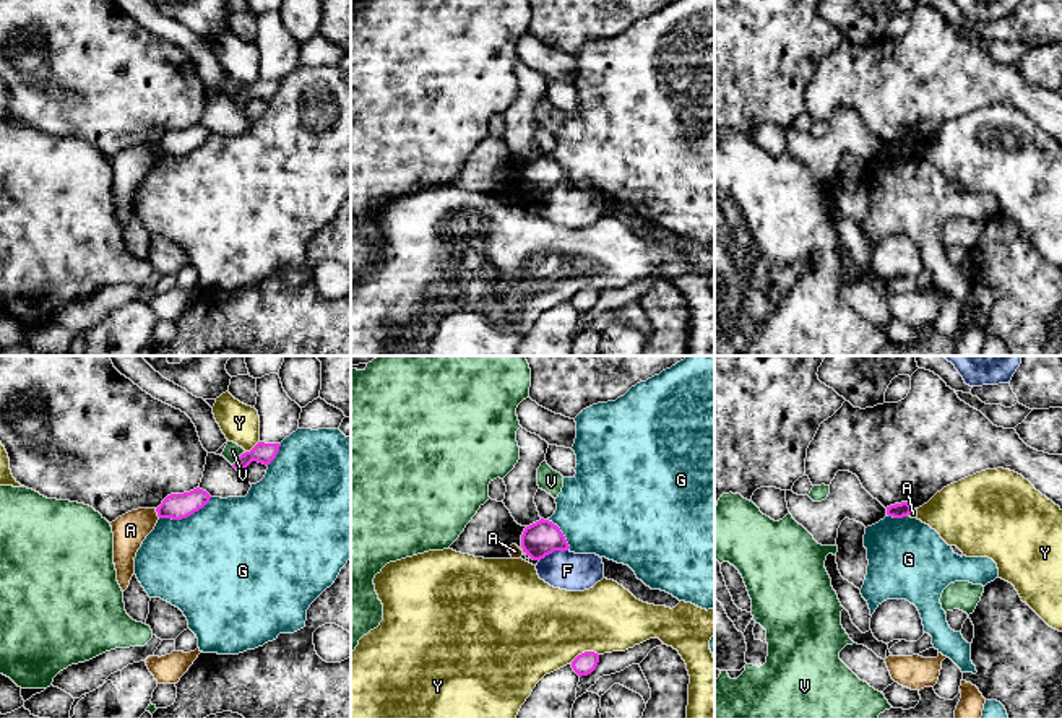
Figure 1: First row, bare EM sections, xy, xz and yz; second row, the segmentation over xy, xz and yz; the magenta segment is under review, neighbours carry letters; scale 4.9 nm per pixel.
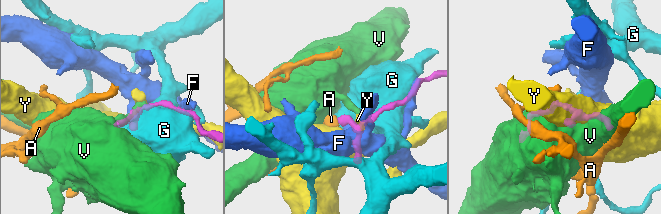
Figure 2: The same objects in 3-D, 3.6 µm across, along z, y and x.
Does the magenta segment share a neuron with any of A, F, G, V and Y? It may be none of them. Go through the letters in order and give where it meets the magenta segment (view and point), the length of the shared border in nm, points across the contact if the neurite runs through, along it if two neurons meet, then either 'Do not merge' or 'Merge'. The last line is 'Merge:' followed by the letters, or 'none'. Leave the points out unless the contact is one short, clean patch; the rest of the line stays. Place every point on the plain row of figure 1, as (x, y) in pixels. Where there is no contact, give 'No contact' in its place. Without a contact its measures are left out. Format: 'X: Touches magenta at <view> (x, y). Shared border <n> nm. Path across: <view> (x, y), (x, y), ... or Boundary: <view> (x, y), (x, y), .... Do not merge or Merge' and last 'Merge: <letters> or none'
A: Touches magenta at xy (158, 150). Shared border 50 nm. Boundary: xy (155, 145), (159, 153). Do not merge
F: Touches magenta at xz (552, 187). Shared border 160 nm. Do not merge
G: Touches magenta at xy (185, 153). Shared border 280 nm. Do not merge
V: Touches magenta at xy (237, 95). Shared border 100 nm. Do not merge
Y: Touches magenta at xz (585, 288). Shared border 150 nm. Do not merge
Merge: none

